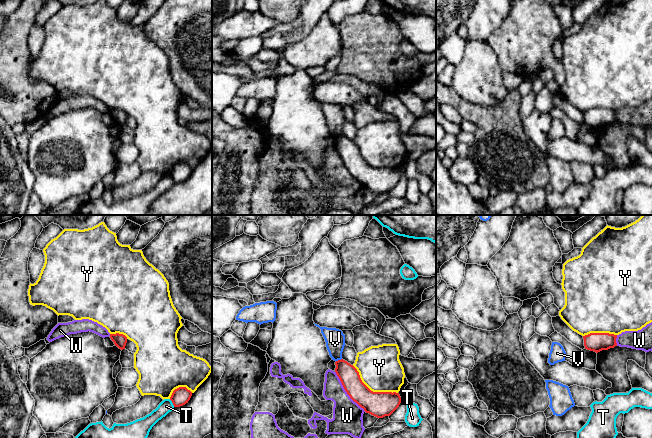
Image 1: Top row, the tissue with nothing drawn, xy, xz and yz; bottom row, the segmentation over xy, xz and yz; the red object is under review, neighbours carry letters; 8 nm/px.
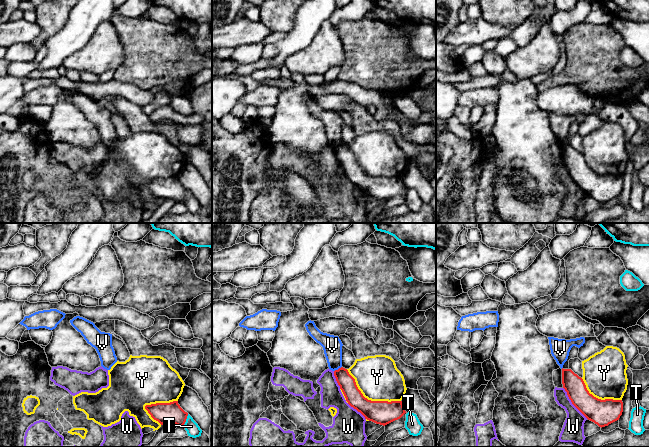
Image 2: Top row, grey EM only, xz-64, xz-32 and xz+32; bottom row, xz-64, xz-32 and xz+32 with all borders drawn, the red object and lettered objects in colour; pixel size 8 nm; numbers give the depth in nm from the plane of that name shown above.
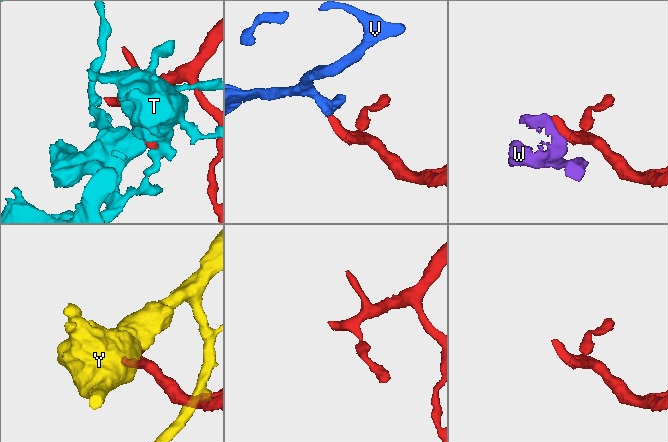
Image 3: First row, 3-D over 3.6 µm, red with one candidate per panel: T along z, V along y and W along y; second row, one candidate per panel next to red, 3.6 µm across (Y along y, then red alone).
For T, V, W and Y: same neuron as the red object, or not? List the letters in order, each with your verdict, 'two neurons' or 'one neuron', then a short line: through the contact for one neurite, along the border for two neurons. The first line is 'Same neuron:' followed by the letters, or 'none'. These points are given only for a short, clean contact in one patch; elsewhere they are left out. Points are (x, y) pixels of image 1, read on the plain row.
Same neuron: none
T: two neurons
V: two neurons; line xz (341, 134), (336, 137)
W: two neurons; line xz (335, 147), (346, 169), (365, 187)
Y: two neurons

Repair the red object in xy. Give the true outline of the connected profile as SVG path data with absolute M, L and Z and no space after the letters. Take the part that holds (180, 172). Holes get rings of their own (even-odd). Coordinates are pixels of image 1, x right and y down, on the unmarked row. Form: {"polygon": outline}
{"polygon": "M179 163L175 165L170 173L174 183L180 183L188 179L192 172L192 168L186 163Z"}

